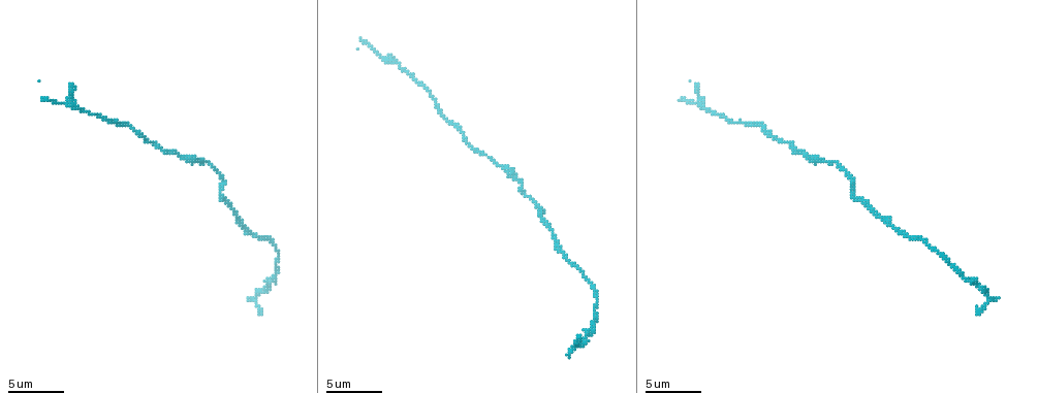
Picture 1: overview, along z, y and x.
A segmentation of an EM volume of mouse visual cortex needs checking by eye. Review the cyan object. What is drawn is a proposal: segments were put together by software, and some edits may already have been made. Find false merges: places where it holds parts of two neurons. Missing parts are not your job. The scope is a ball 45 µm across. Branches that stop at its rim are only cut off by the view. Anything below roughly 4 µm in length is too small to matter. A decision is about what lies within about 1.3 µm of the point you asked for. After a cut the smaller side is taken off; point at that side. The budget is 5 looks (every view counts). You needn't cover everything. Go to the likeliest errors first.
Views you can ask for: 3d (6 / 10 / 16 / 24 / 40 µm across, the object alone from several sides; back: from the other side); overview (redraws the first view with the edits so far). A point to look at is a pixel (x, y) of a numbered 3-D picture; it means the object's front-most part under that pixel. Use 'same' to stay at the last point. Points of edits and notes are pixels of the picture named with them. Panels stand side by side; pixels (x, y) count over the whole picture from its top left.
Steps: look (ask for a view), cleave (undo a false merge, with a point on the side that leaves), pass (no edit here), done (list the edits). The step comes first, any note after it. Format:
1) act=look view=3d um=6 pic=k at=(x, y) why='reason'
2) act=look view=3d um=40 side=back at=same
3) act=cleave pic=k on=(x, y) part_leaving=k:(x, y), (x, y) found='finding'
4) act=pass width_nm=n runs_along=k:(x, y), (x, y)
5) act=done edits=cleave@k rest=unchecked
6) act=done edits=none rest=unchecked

act=look view=3d um=6 pic=1 at=(402, 69) why='thick turns thin'

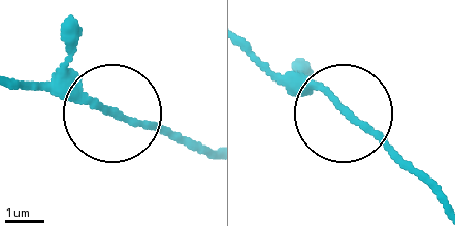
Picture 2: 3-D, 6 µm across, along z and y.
act=look view=3d um=6 side=back pic=2 at=(343, 112)

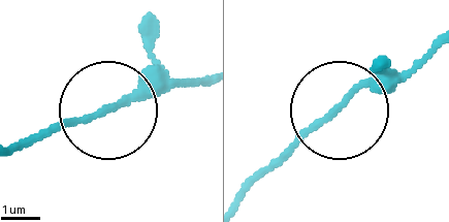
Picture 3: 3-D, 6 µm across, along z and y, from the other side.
act=pass runs_along=3:(249, 187), (348, 98), (396, 85), (434, 52) found='all the same neuron'

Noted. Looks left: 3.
act=look view=3d um=10 pic=1 at=(259, 292) why='two arms in line, one across'

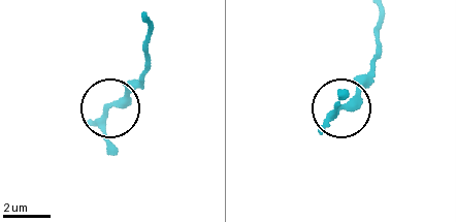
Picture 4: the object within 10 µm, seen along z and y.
act=look view=3d um=6 pic=4 at=(340, 109)

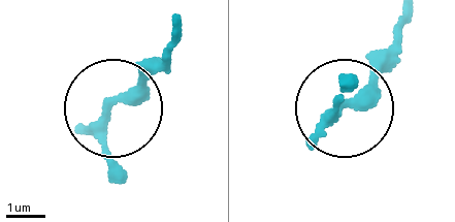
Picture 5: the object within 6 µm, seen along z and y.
act=pass runs_along=5:(402, 14), (372, 83), (333, 113), (350, 87) found='all the same neuron'

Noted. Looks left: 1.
act=look view=3d um=10 pic=1 at=(186, 156)

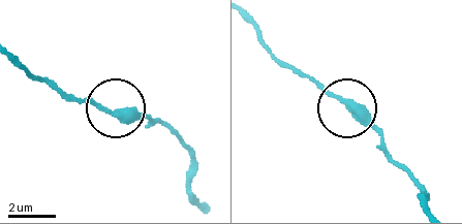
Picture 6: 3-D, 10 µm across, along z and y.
act=pass width_nm=310 runs_along=6:(390, 155), (377, 133), (303, 70) found='all the same neuron'

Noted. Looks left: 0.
act=done edits=none rest=unchecked

